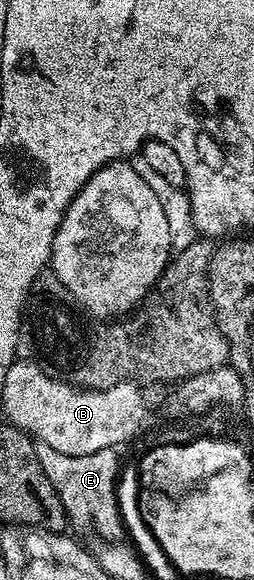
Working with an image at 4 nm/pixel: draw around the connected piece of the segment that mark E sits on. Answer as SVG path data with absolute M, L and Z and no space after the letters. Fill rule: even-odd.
M36 442L35 447L38 464L42 464L42 472L46 472L50 484L54 484L54 492L58 492L71 525L81 526L84 530L92 529L101 538L101 543L119 543L126 531L116 496L117 479L122 467L117 451L99 450L86 456L70 456L66 452L58 452L58 448L50 448L50 444L45 442Z

